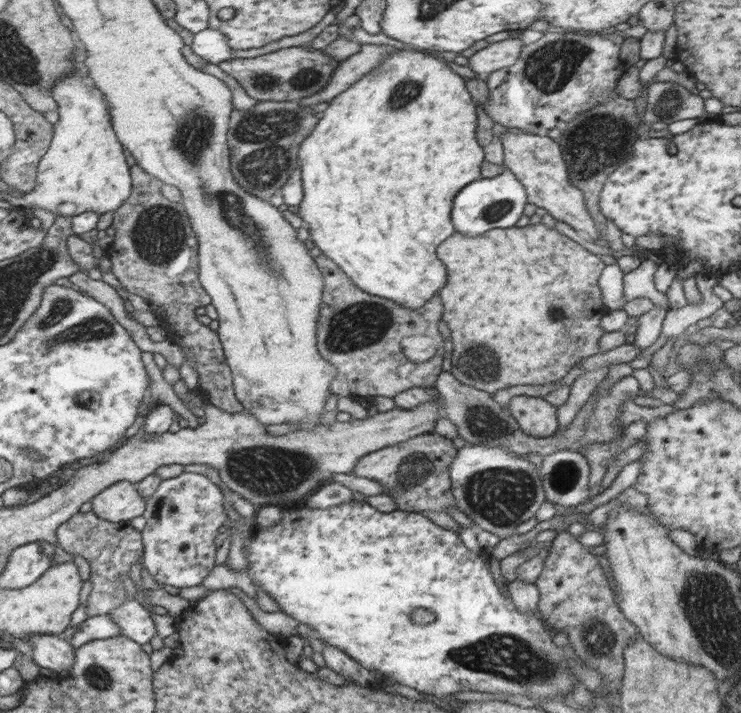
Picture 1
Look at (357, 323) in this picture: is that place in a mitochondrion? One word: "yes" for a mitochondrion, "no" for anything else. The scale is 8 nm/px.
yes

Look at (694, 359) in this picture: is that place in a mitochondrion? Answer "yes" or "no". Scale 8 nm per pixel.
yes

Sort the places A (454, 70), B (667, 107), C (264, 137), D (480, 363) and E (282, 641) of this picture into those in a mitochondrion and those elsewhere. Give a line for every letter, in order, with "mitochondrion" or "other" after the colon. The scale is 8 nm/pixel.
A: other
B: mitochondrion
C: mitochondrion
D: mitochondrion
E: other

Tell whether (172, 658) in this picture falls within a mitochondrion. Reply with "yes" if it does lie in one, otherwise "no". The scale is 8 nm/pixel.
no

